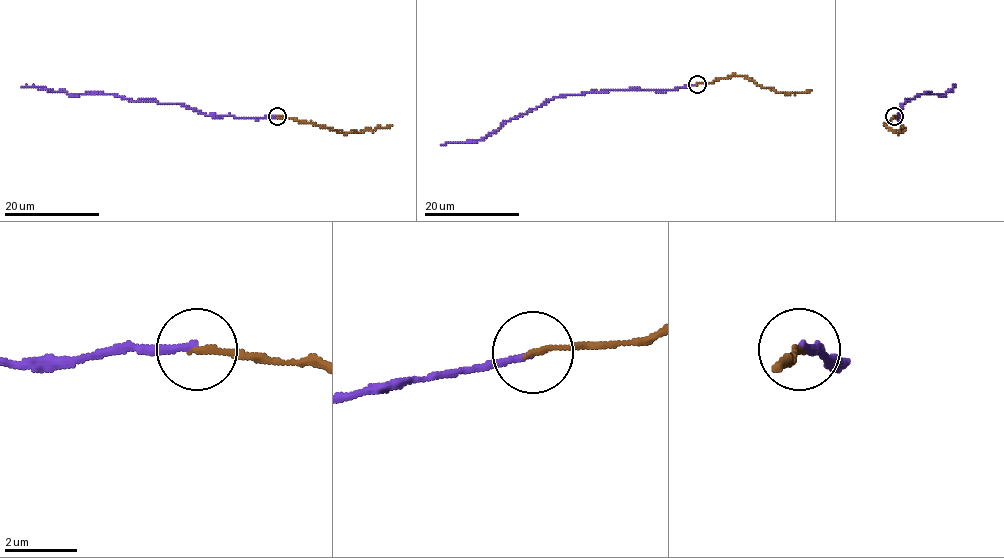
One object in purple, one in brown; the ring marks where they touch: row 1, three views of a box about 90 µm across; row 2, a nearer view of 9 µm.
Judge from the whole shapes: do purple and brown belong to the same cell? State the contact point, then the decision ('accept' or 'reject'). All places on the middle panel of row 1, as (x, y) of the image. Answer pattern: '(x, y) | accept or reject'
(697, 84) | accept

